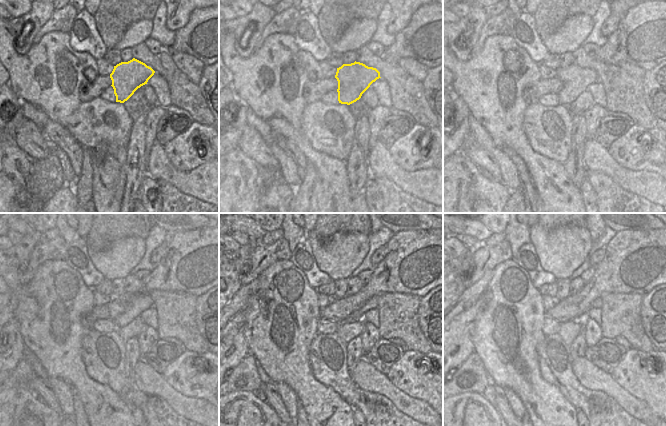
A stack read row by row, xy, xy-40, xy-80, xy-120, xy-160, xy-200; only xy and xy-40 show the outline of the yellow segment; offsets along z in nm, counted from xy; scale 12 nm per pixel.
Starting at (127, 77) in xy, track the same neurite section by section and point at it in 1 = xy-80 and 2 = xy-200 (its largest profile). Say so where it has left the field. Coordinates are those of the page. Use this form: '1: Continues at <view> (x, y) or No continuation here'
1: Continues at xy-80 (576, 80)
2: Continues at xy-200 (597, 303)

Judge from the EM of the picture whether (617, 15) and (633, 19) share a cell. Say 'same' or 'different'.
different

